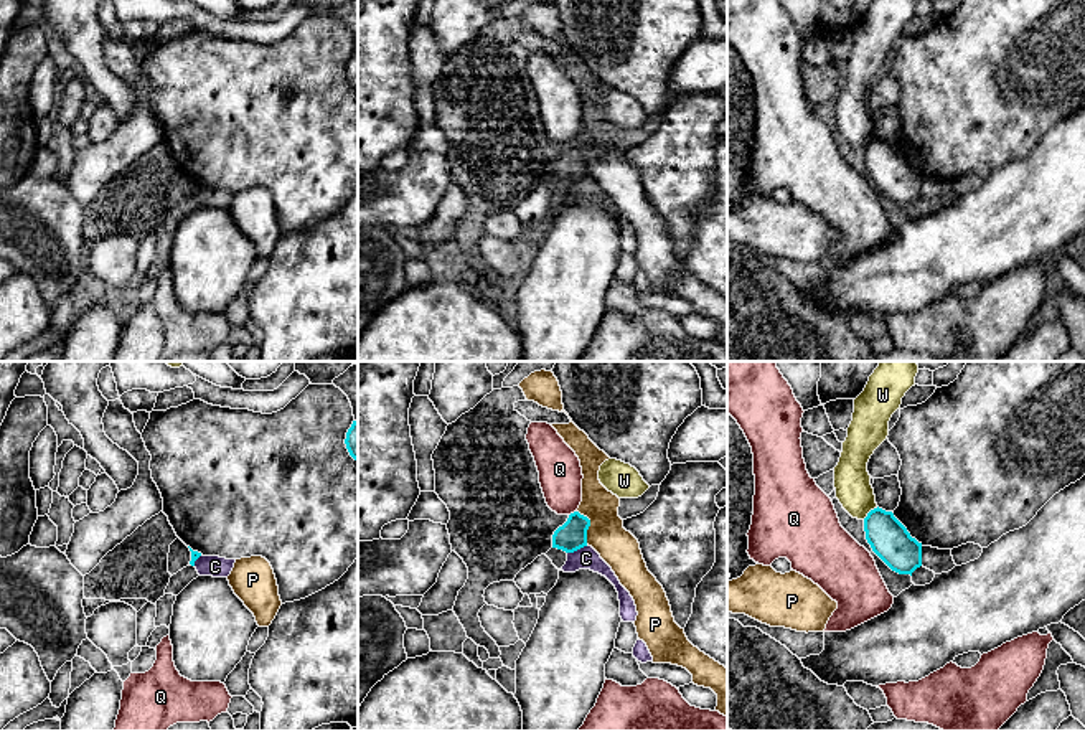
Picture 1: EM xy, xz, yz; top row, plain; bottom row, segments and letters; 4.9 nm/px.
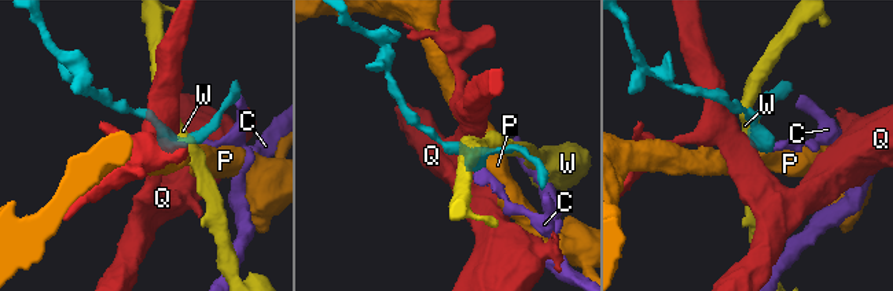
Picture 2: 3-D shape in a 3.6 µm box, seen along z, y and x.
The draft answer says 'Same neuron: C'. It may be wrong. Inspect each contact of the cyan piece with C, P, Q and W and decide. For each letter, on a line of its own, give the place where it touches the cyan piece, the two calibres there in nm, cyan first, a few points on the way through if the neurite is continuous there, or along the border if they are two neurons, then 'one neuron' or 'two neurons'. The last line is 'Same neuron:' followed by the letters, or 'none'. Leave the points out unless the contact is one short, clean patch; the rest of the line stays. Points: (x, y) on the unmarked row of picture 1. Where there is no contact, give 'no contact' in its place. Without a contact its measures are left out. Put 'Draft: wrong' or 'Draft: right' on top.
Draft: wrong
C: xz (577, 179) | 140/110 nm | along xz (587, 175), (568, 183) | two neurons
P: xz (589, 155) | 140/190 nm | along xz (577, 141), (589, 150), (587, 174) | two neurons
Q: xz (574, 142) | 140/220 nm | along xz (576, 141), (569, 146) | two neurons
W: yz (869, 142) | 190/180 nm | two neurons
Same neuron: none

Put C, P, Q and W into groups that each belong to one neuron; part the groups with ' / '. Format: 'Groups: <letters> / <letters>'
Groups: C / P / Q / W

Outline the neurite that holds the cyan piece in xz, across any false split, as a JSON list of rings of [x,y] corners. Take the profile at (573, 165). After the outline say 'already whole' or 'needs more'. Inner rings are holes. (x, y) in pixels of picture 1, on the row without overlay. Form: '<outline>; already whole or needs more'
[[[579,142],[569,145],[567,152],[552,165],[552,178],[574,183],[587,177],[587,160],[590,150]]]; already whole

